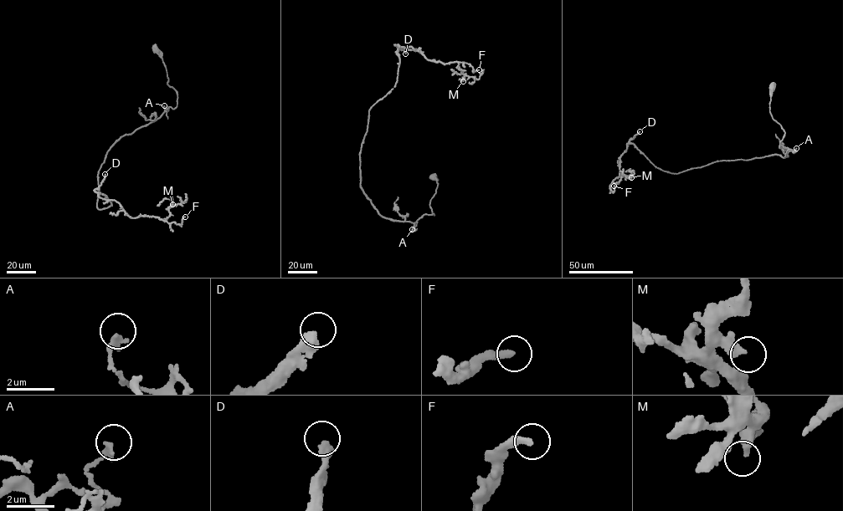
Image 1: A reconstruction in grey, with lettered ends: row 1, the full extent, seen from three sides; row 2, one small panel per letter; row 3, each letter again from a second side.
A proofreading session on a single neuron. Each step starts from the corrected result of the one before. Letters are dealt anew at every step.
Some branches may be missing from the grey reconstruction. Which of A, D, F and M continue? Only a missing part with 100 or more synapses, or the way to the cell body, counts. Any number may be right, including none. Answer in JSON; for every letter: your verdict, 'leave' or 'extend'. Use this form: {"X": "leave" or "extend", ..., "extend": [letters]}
{"A": "leave", "D": "extend", "F": "leave", "M": "leave", "extend": ["D"]}

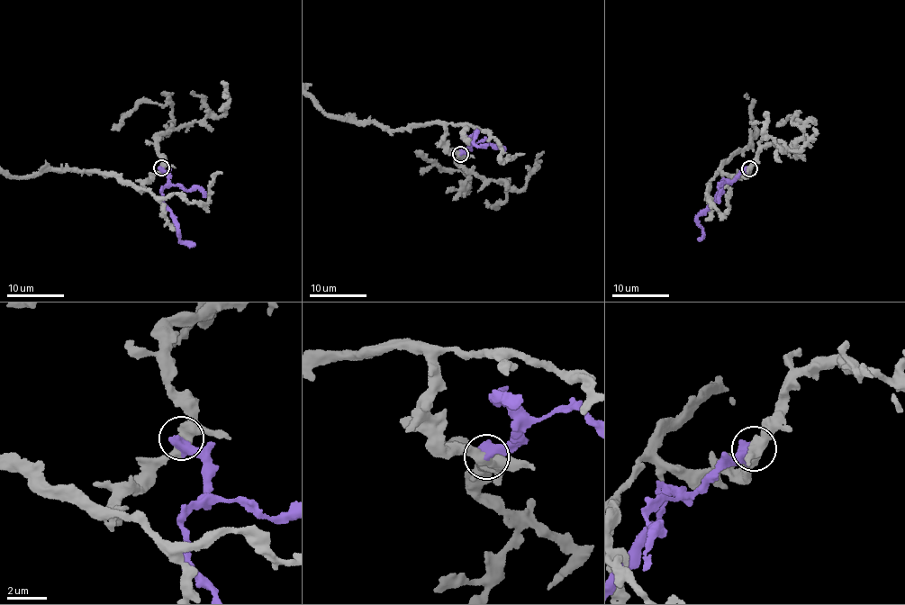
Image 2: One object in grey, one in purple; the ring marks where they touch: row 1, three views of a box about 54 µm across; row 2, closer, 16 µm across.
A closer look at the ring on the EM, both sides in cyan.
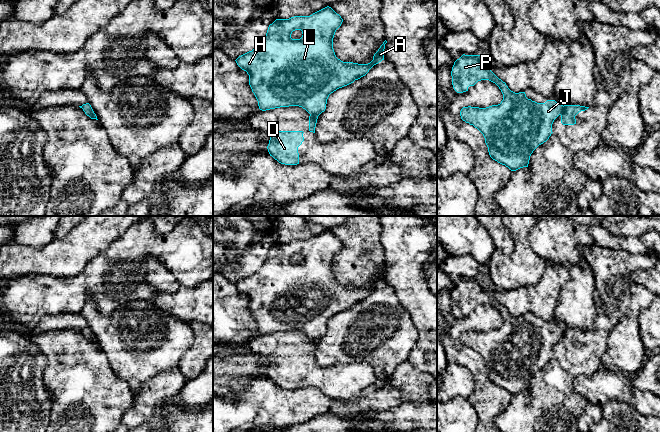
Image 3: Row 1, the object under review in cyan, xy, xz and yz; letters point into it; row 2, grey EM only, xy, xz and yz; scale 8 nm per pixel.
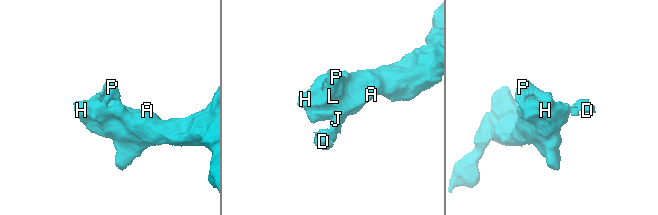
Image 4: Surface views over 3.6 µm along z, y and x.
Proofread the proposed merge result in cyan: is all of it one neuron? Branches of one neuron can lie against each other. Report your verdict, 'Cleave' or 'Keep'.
Cleave

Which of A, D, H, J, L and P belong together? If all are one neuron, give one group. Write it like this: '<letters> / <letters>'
A H J L P / D

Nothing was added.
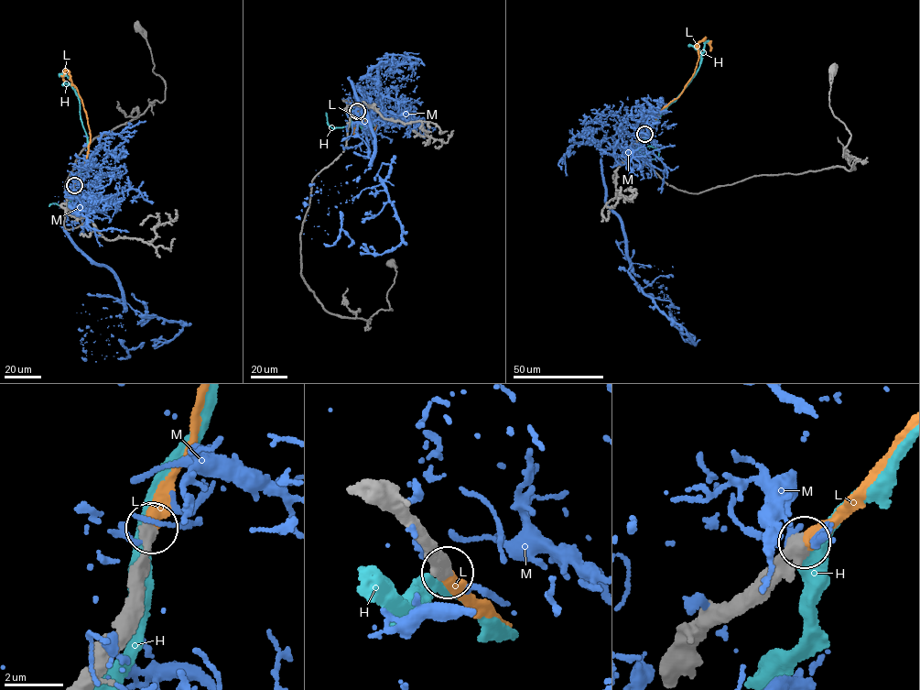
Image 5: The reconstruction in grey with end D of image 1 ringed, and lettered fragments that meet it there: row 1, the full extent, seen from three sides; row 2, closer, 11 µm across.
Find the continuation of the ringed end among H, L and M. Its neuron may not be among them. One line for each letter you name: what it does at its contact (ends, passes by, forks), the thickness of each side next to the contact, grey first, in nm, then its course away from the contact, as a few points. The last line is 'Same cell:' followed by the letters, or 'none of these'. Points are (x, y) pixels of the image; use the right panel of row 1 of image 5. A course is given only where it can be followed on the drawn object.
L: it ends there; 440 nm thick on the grey side, 500 nm on the other; it runs (644, 134), (659, 112), (681, 93), (695, 71), (698, 44), (704, 38), (710, 51)
Same cell: L

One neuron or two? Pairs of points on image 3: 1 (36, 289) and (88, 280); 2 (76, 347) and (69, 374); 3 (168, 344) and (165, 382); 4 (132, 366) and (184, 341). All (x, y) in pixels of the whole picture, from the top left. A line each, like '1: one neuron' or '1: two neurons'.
1: one neuron
2: one neuron
3: two neurons
4: one neuron

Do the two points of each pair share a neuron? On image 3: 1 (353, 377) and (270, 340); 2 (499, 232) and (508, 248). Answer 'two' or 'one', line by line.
1: one
2: one

